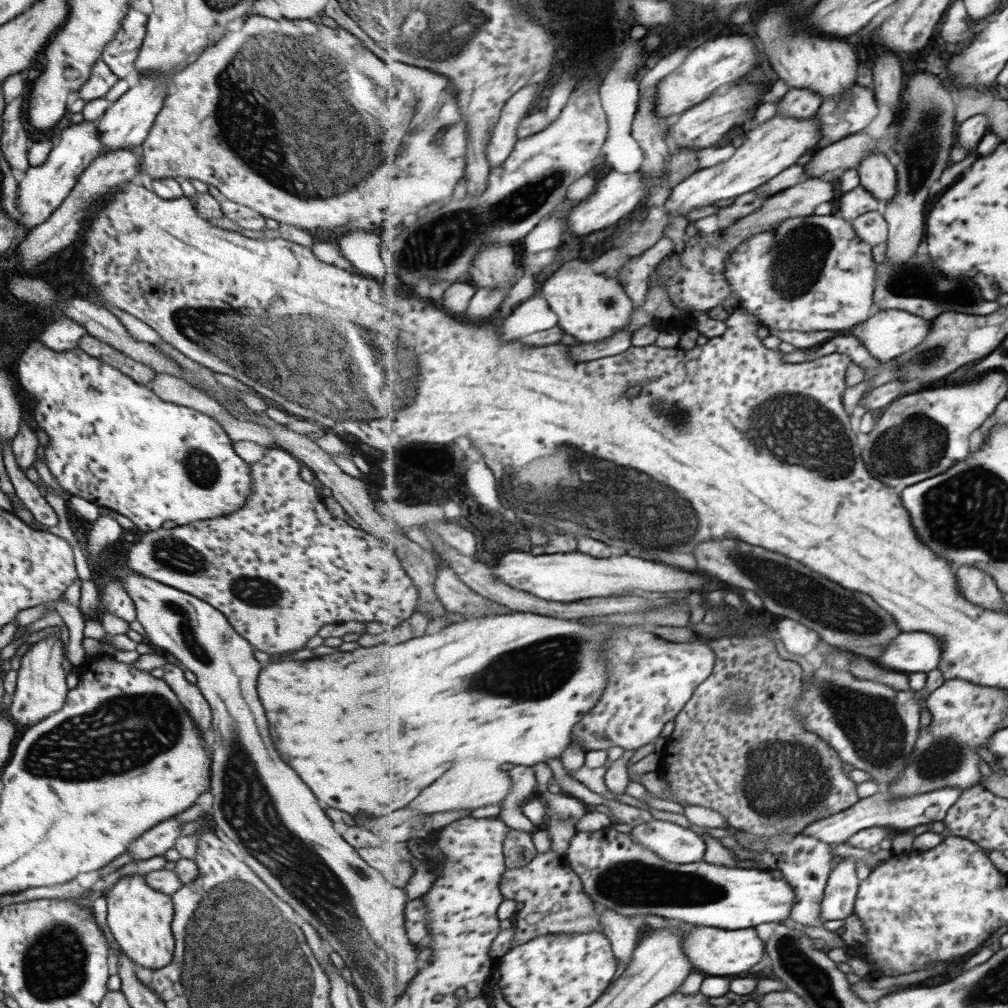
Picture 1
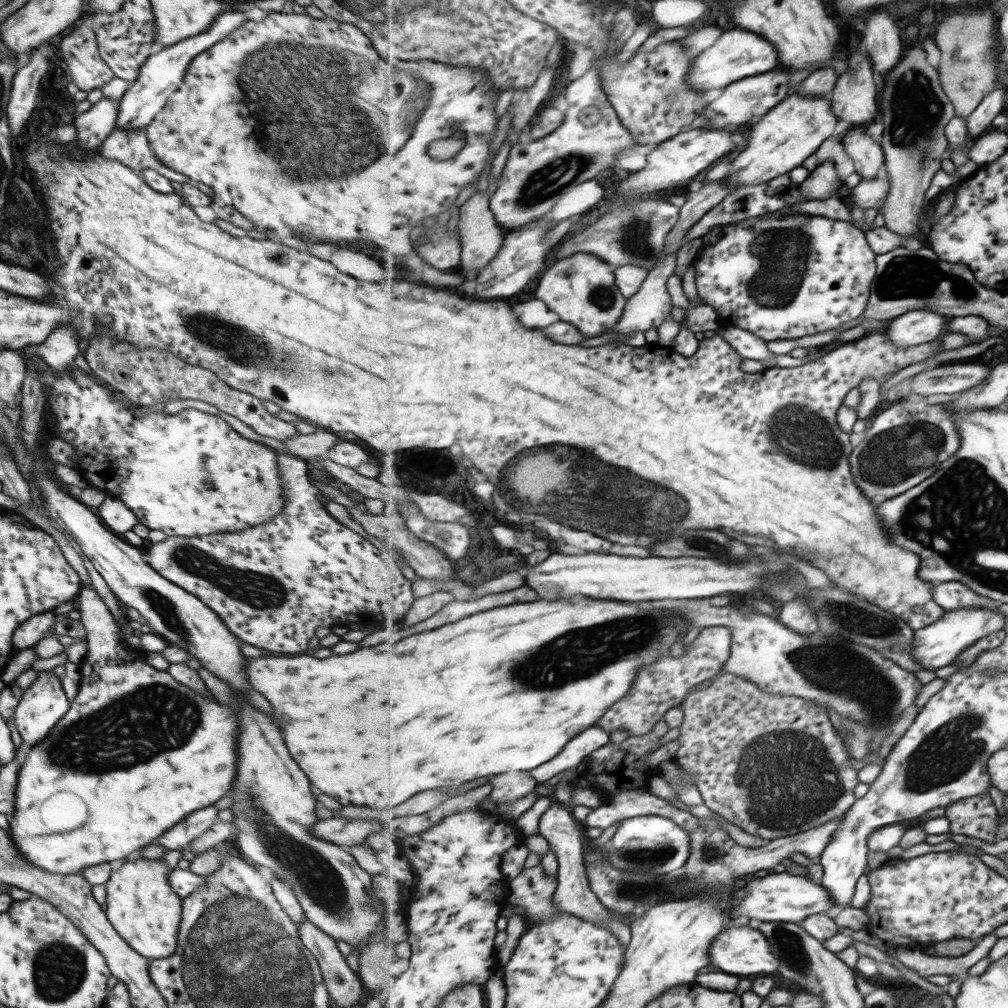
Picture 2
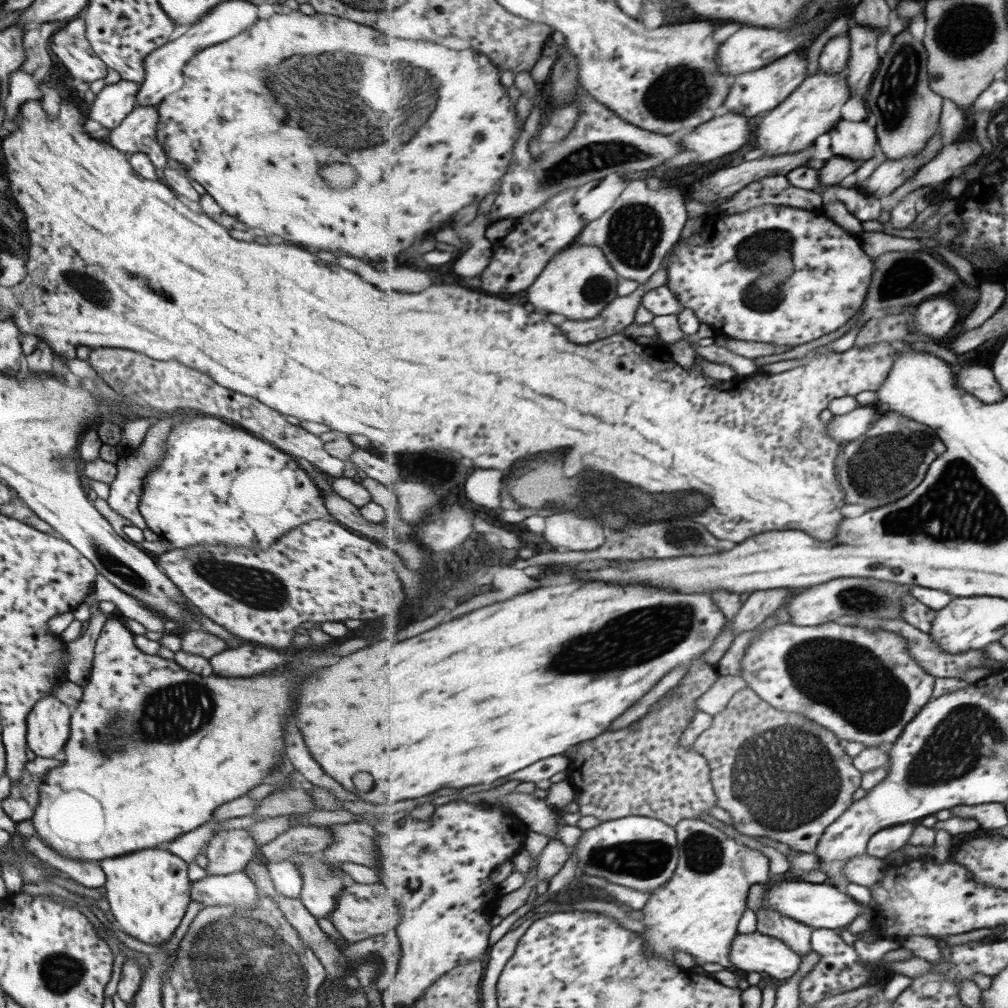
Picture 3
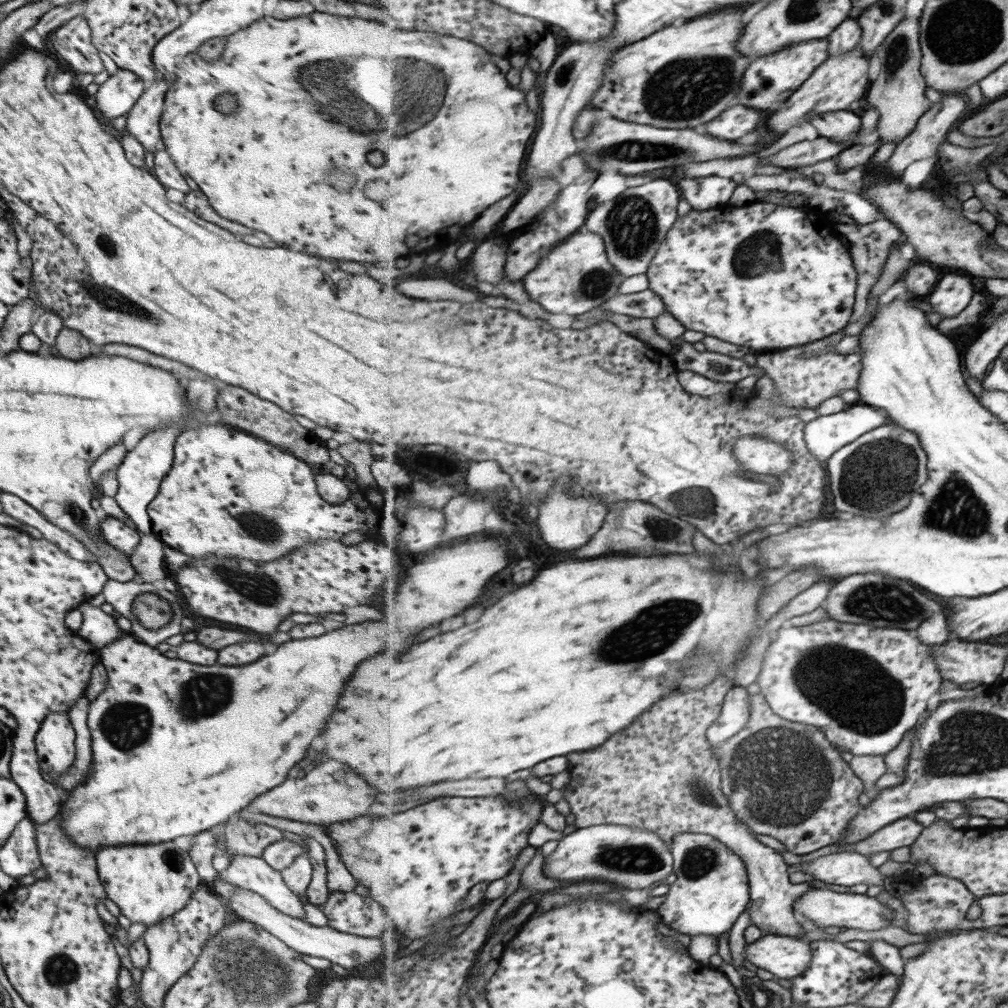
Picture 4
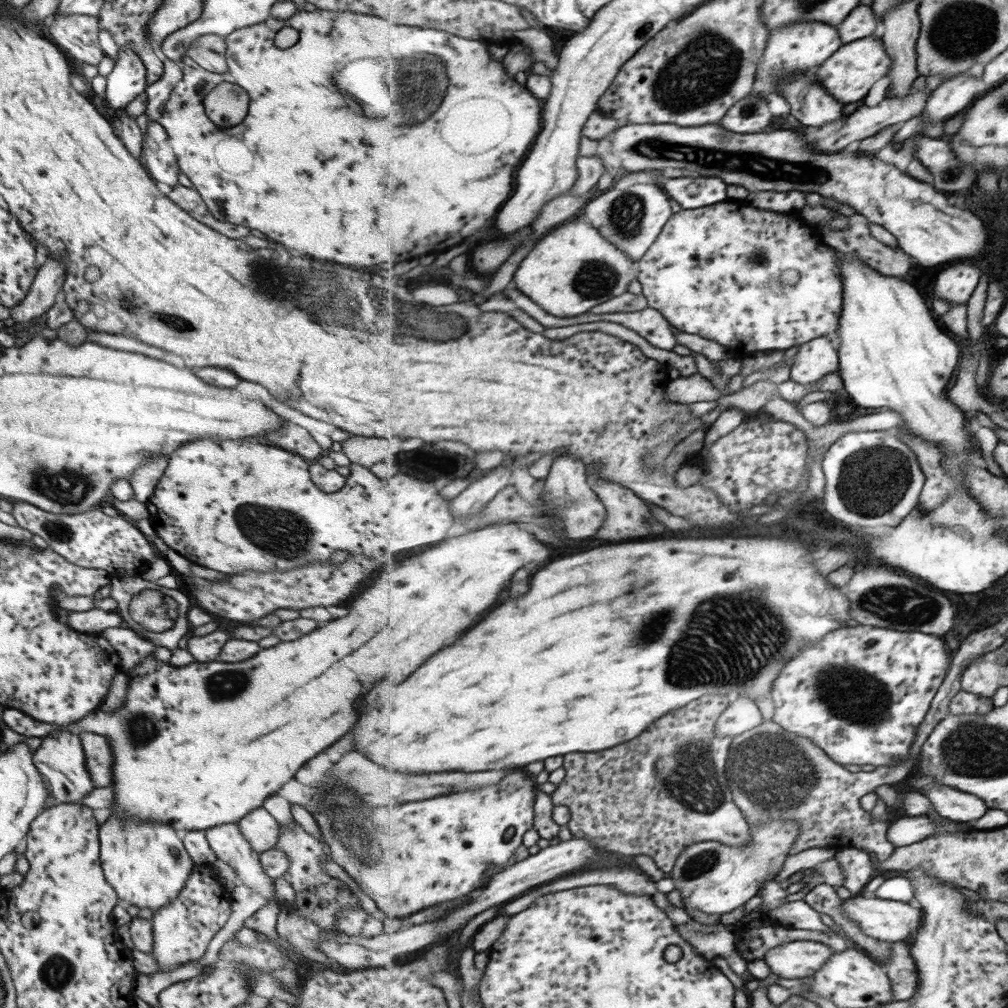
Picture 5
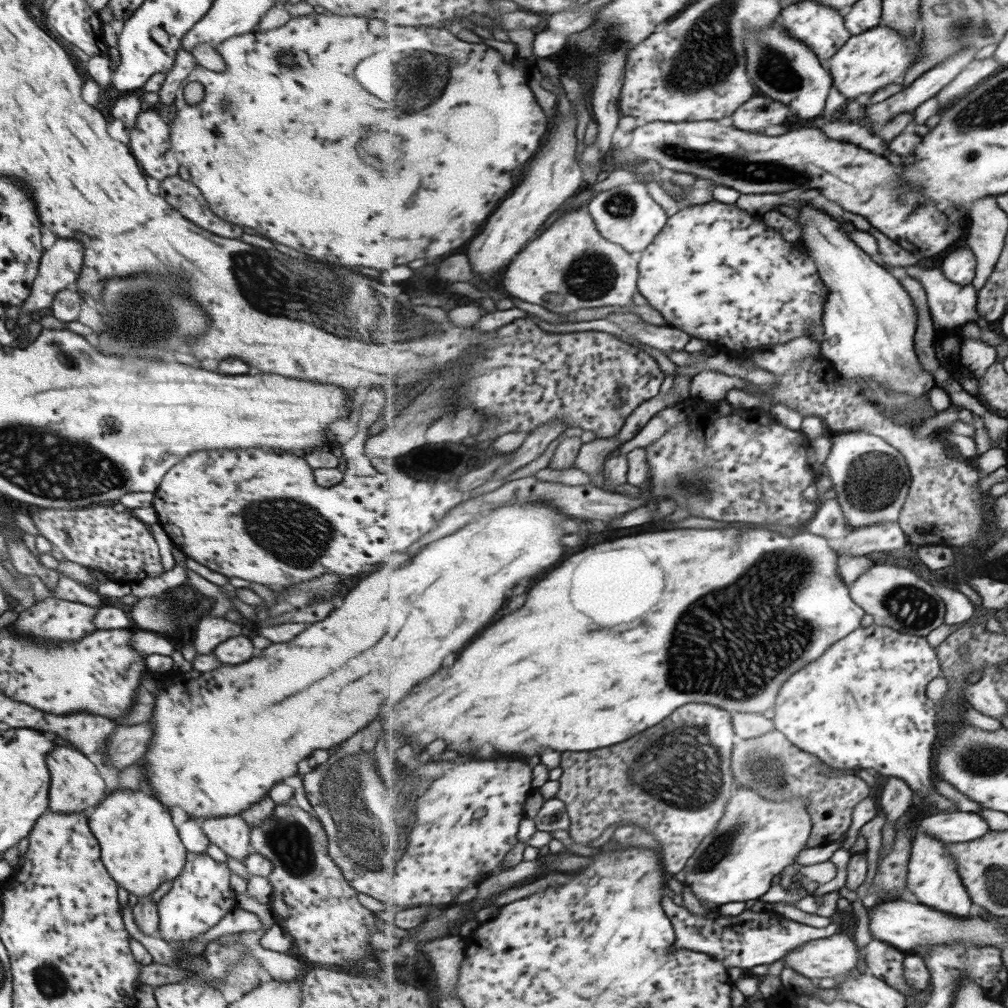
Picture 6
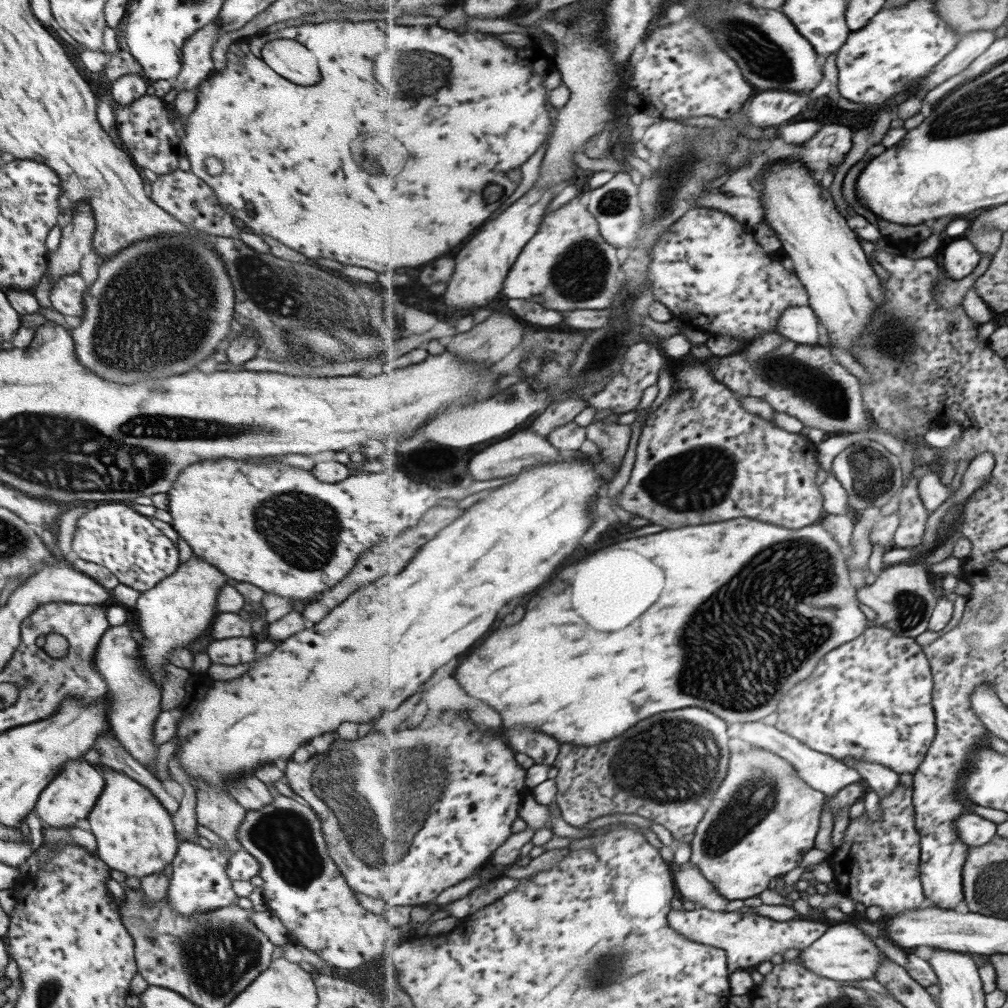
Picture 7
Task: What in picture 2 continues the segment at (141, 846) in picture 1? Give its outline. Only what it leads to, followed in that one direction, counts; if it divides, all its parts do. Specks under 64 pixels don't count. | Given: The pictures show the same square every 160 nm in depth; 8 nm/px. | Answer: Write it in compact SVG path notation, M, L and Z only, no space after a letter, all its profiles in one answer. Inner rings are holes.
M213 805L193 811L152 843L165 847L166 850L181 850L217 822L217 811Z

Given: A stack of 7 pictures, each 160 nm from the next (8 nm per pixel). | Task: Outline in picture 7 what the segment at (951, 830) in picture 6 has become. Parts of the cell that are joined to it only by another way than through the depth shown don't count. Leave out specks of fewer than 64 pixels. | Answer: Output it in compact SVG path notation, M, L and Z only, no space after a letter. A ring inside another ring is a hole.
M971 812L956 819L961 840L970 847L983 846L998 835L998 825Z

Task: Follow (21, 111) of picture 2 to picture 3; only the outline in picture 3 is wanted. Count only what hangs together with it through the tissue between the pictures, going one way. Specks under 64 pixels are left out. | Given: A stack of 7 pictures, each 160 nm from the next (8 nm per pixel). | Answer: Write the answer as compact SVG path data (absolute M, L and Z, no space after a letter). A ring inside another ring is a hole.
M49 21L27 28L22 36L22 47L26 58L19 69L27 74L33 74L39 66L45 66L49 70L51 55L48 44L51 35L58 31L65 22Z

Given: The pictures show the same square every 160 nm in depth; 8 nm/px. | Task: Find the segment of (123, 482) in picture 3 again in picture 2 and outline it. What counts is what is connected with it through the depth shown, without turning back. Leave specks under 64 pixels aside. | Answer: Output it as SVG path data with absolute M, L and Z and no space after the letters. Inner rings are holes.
M105 495L97 507L96 515L100 521L118 536L126 530L131 530L137 524L137 517L122 504L121 499Z

